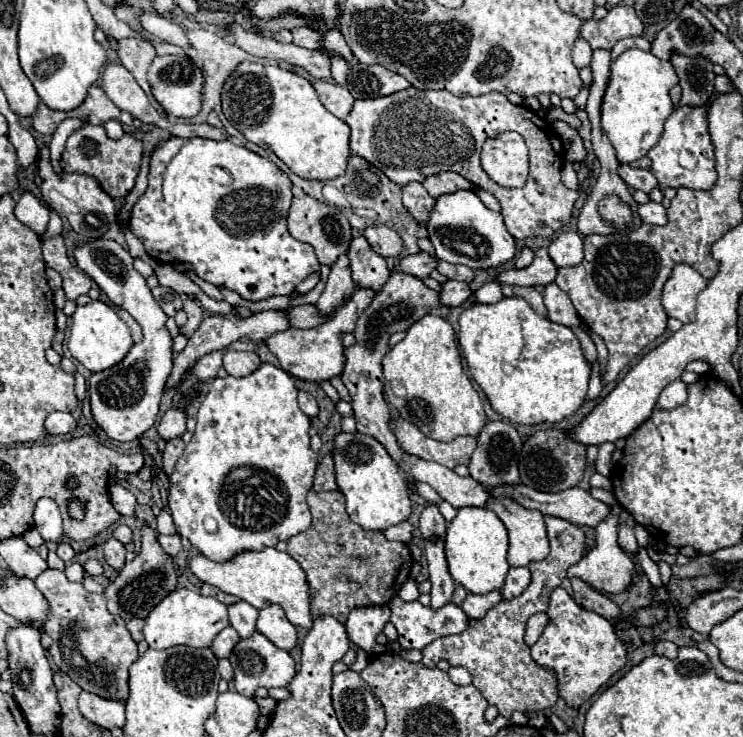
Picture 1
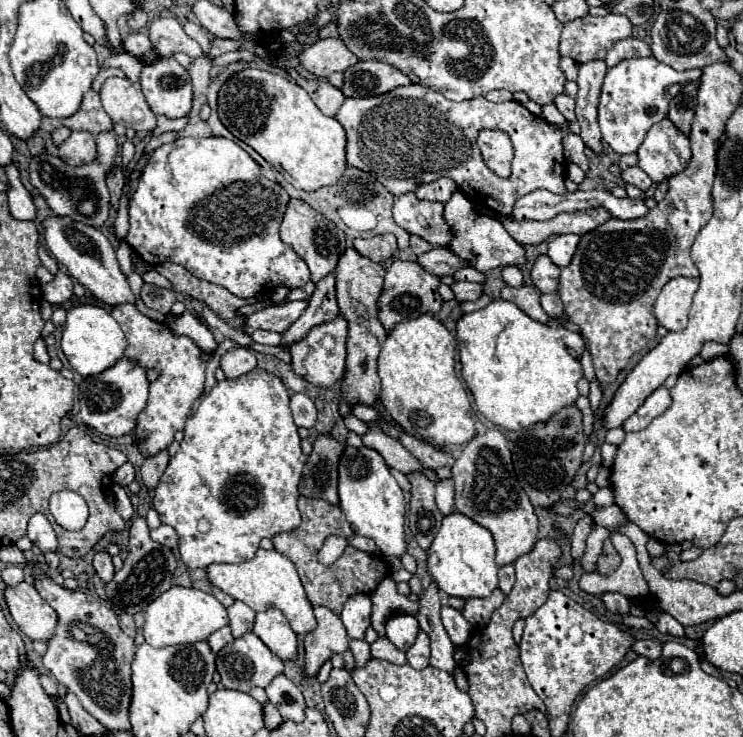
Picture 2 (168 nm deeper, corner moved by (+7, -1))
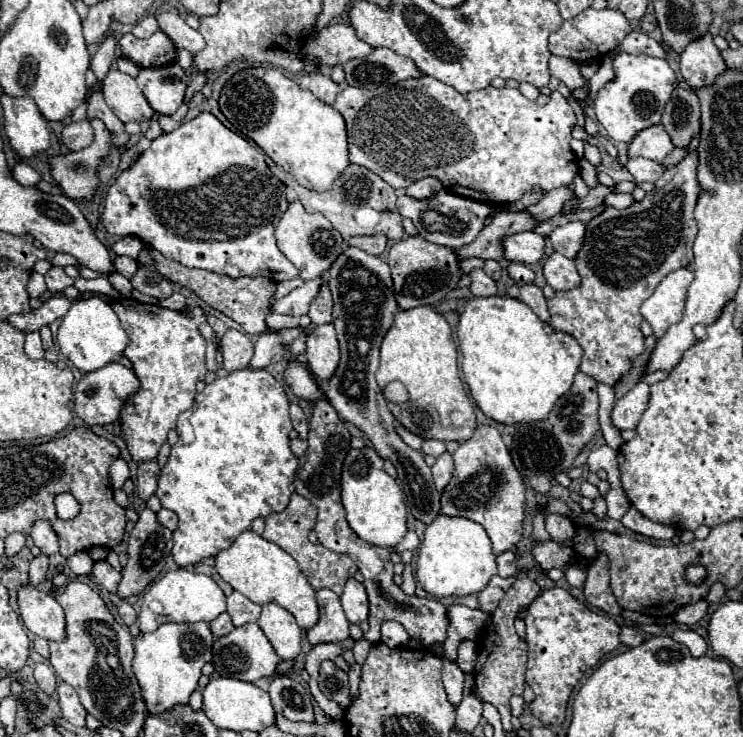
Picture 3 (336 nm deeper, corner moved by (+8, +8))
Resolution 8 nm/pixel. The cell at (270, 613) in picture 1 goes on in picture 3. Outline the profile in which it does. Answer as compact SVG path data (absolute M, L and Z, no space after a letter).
M278 603L262 605L258 627L264 631L264 635L268 637L280 659L298 657L302 631L296 625L296 619L286 609L282 609Z

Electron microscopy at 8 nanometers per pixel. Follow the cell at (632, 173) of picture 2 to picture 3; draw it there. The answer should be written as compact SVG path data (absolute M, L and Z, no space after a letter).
M632 157L632 159L628 159L626 169L634 175L636 183L644 183L644 181L652 181L654 183L664 173L664 167L660 163L644 159L644 157Z

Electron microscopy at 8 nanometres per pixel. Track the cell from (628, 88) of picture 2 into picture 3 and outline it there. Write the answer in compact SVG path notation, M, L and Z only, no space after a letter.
M620 53L614 59L614 73L616 77L598 91L594 99L594 111L598 121L604 125L606 133L614 141L630 143L636 137L636 133L660 123L664 105L668 103L676 87L676 75L666 59L630 53Z

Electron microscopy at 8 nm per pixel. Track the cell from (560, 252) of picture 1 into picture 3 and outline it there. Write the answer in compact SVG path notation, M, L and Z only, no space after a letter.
M570 221L566 225L556 227L550 233L550 241L552 241L554 251L562 253L568 259L574 259L576 253L580 251L580 247L582 247L584 231L586 231L586 227L584 227L582 221Z

